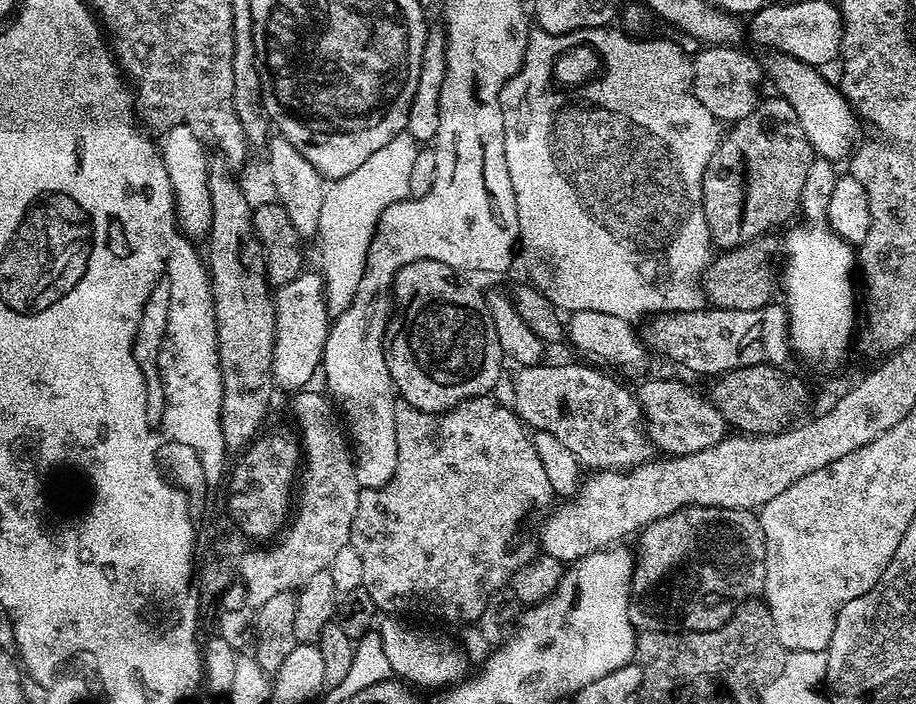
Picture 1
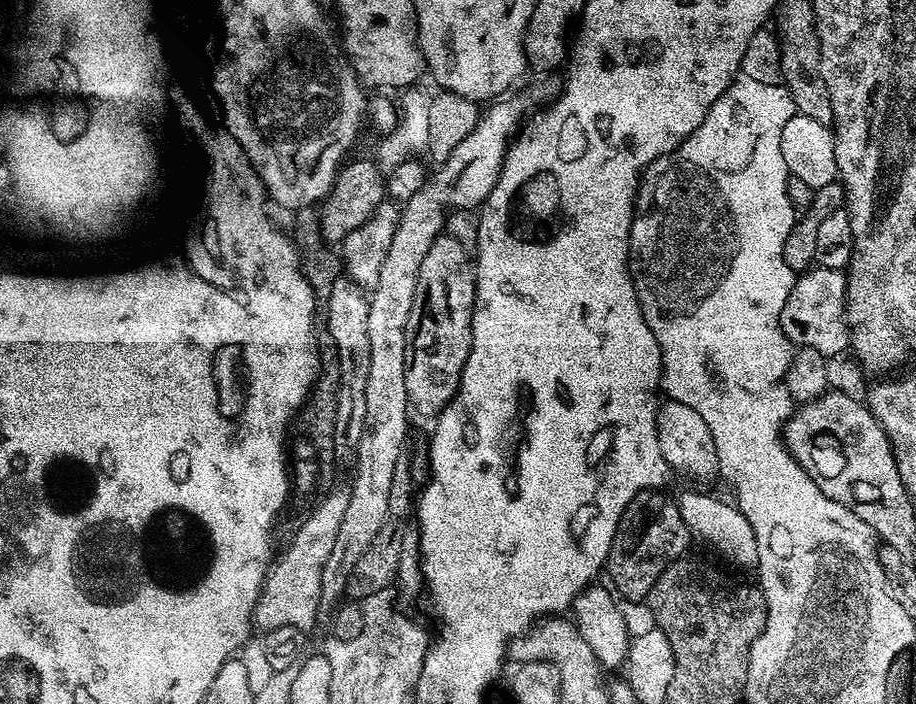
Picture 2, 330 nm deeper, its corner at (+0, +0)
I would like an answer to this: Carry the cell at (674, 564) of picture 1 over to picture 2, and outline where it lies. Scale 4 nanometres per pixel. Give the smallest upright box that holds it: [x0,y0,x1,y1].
[606,490,690,602]

